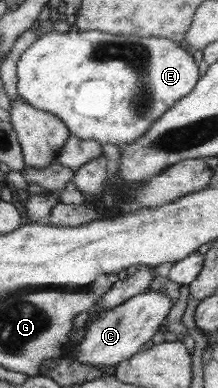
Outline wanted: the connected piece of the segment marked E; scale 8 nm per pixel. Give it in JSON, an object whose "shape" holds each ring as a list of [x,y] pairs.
{"shape":[[[68,30],[67,32],[51,31],[42,34],[20,55],[17,61],[17,73],[18,96],[24,99],[24,102],[38,110],[56,115],[56,118],[60,118],[66,125],[70,134],[74,134],[82,140],[94,140],[100,144],[108,143],[116,146],[136,142],[136,140],[140,138],[140,135],[144,135],[150,126],[152,126],[156,120],[160,119],[160,116],[164,115],[176,102],[180,102],[180,99],[188,96],[192,90],[194,90],[197,81],[200,80],[198,65],[194,62],[192,50],[187,48],[184,44],[164,37],[140,37],[136,34],[114,35],[103,31],[82,30]]]}

